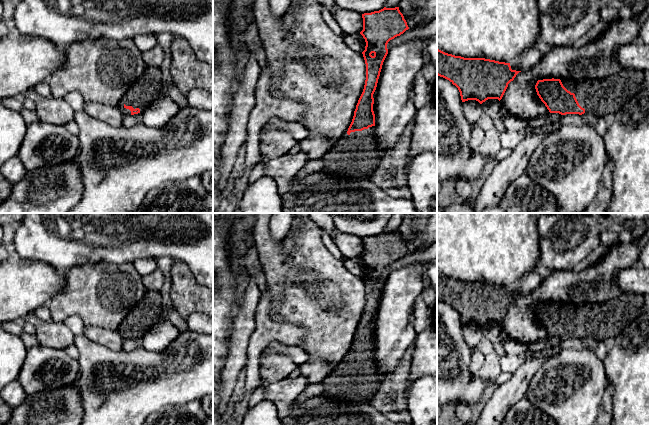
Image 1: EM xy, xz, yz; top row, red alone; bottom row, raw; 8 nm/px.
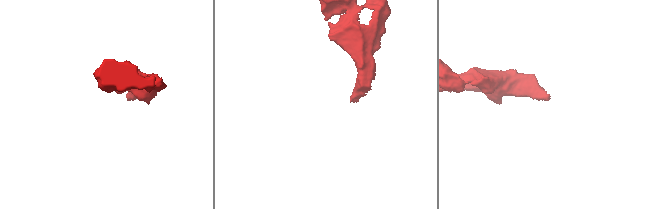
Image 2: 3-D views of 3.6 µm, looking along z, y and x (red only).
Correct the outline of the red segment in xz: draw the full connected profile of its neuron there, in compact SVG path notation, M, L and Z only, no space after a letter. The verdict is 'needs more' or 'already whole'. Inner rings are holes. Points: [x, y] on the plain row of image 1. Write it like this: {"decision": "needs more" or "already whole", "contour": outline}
{"decision": "needs more", "contour": "M399 231L362 238L366 304L348 355L323 380L323 394L336 401L370 402L384 380L375 360L374 322L390 264L409 253Z"}

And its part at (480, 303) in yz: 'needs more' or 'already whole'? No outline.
already whole

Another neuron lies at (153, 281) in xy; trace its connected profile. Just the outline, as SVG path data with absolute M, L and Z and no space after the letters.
M160 269L142 276L142 282L147 291L160 291L164 284L164 275Z

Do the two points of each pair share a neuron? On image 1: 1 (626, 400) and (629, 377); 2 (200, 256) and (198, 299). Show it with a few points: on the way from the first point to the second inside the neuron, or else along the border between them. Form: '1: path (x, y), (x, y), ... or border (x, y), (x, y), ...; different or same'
1: path (629, 394), (629, 383); same
2: border (186, 263), (194, 278), (202, 286); different

